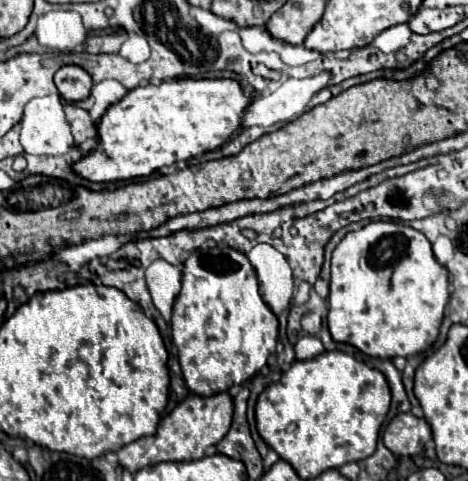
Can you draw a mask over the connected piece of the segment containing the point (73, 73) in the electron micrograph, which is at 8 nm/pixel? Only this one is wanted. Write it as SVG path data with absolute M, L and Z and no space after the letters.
M62 66L54 74L54 82L56 82L60 96L68 102L86 100L90 94L90 88L92 88L90 74L80 66Z

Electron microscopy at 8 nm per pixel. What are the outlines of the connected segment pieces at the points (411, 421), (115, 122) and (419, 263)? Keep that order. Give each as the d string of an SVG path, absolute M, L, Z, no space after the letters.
M398 414L384 430L384 446L396 456L414 456L424 450L424 444L432 440L432 430L426 420L414 414Z
M176 78L170 82L138 86L130 90L118 104L110 106L98 124L98 148L74 164L74 172L90 182L130 180L136 176L150 176L162 166L170 166L176 160L188 160L204 152L218 150L228 138L240 132L240 118L244 118L244 106L248 106L244 88L232 78Z
M382 220L370 222L368 226L356 232L348 232L332 252L328 328L336 342L352 344L360 352L374 358L394 356L408 358L430 348L436 342L446 304L448 304L448 272L434 258L428 238L406 224Z

